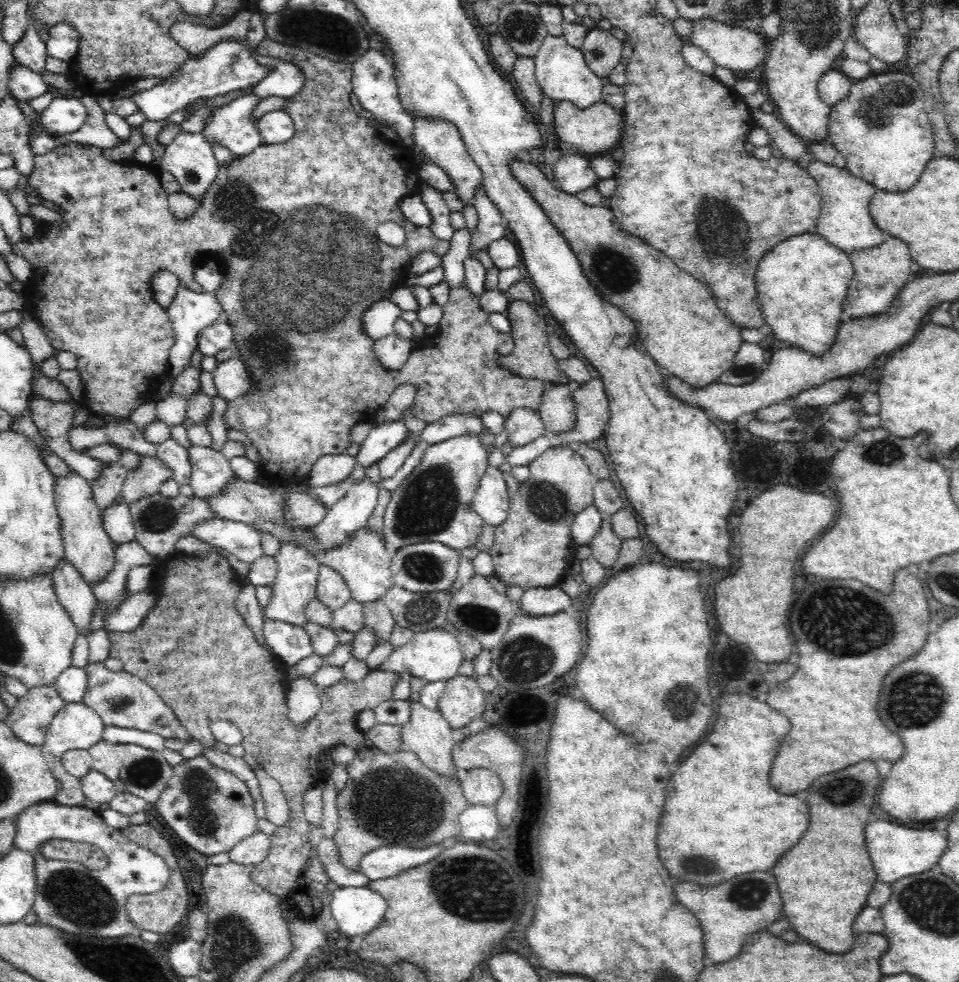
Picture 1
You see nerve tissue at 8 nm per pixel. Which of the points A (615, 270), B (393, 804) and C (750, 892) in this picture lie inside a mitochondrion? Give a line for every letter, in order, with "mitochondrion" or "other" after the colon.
A: mitochondrion
B: mitochondrion
C: mitochondrion

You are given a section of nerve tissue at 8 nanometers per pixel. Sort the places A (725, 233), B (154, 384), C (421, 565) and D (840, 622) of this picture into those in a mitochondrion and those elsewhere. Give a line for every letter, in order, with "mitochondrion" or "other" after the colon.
A: mitochondrion
B: other
C: mitochondrion
D: mitochondrion

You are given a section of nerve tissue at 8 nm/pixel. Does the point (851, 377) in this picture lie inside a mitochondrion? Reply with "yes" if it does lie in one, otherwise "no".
no

